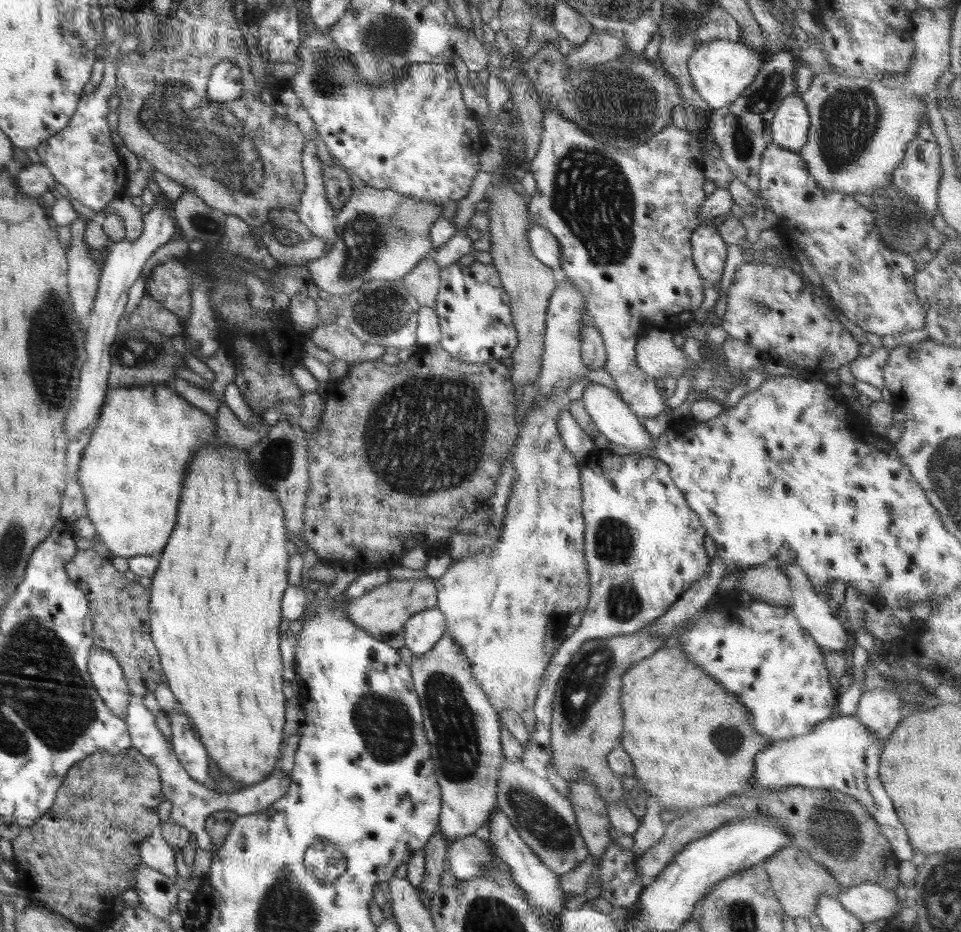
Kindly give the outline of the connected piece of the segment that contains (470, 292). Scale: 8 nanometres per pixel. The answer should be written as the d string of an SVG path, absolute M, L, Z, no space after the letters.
M476 261L470 266L456 264L442 269L434 310L438 315L441 334L437 347L442 347L461 362L484 364L490 359L508 357L518 344L511 301L492 264Z

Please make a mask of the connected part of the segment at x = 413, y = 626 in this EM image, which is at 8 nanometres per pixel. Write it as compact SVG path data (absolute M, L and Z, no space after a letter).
M437 606L417 612L406 621L403 629L402 638L405 647L409 648L414 656L426 654L445 635L446 627L446 618L444 618L442 611Z

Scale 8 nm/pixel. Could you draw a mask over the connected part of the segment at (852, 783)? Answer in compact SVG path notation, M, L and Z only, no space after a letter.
M839 715L837 718L819 723L809 734L780 740L760 752L755 759L755 778L752 779L752 784L749 784L747 790L771 792L771 790L782 787L805 787L844 792L846 796L852 796L858 804L862 804L868 810L868 814L876 820L876 824L881 828L882 836L886 836L888 845L891 846L891 852L896 858L900 862L911 861L915 853L906 834L906 828L900 822L892 800L879 780L879 762L883 752L883 748L881 749L880 746L879 741L874 738L874 732L870 731L868 726L861 724L856 715Z

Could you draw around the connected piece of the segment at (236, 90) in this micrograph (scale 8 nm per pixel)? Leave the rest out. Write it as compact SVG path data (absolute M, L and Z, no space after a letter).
M222 61L210 71L207 84L207 98L218 102L234 100L241 94L242 74L234 62Z

